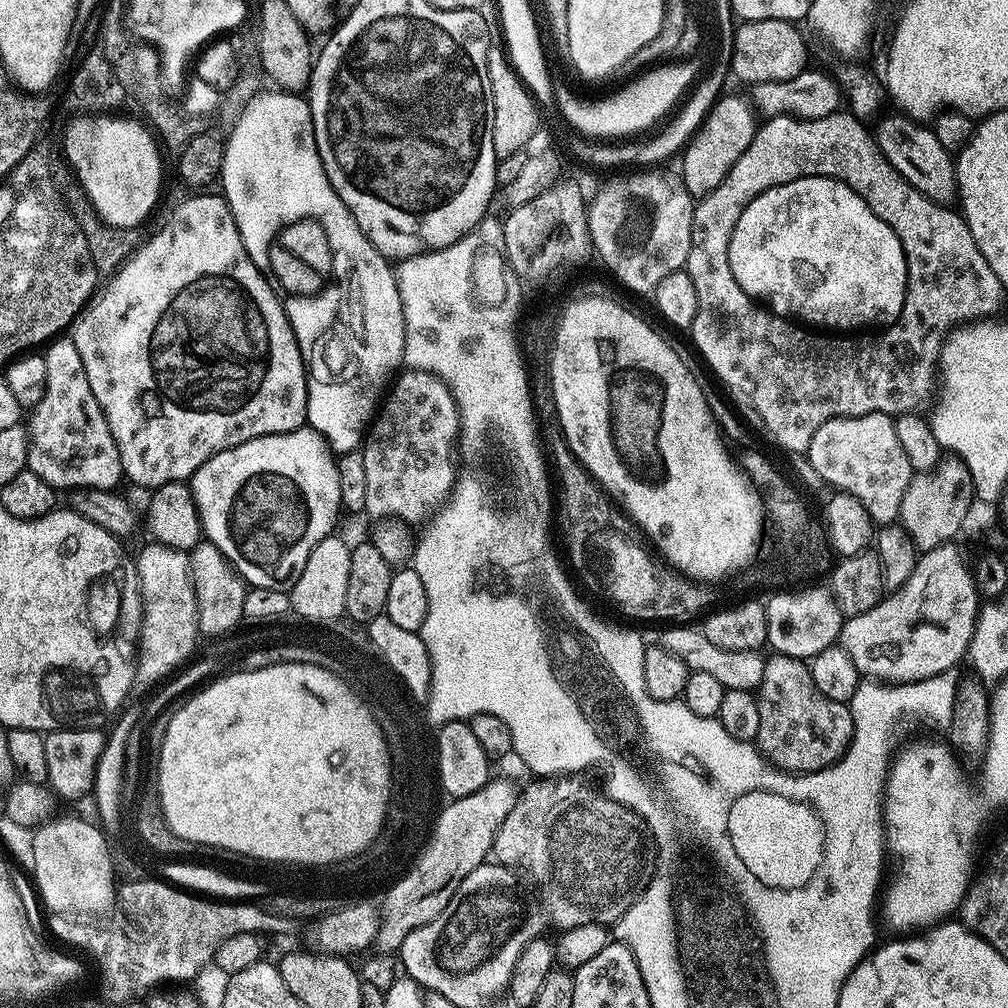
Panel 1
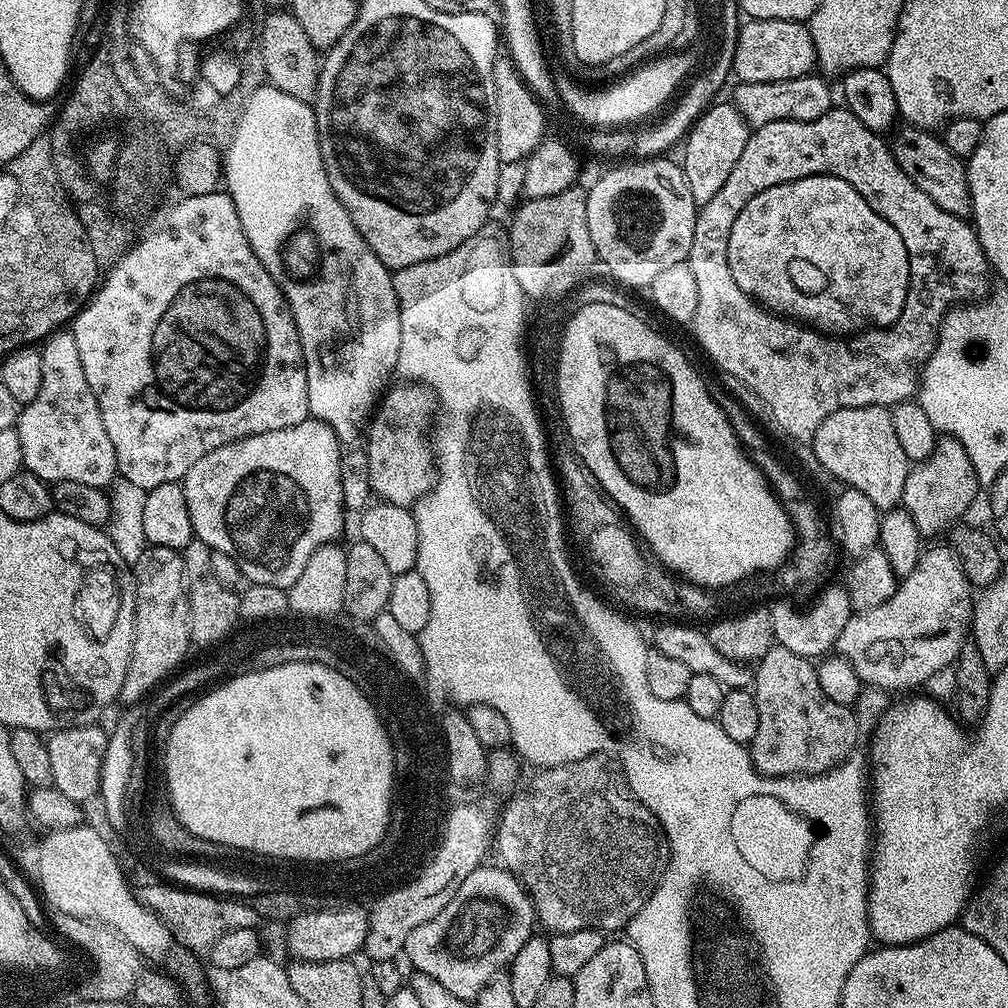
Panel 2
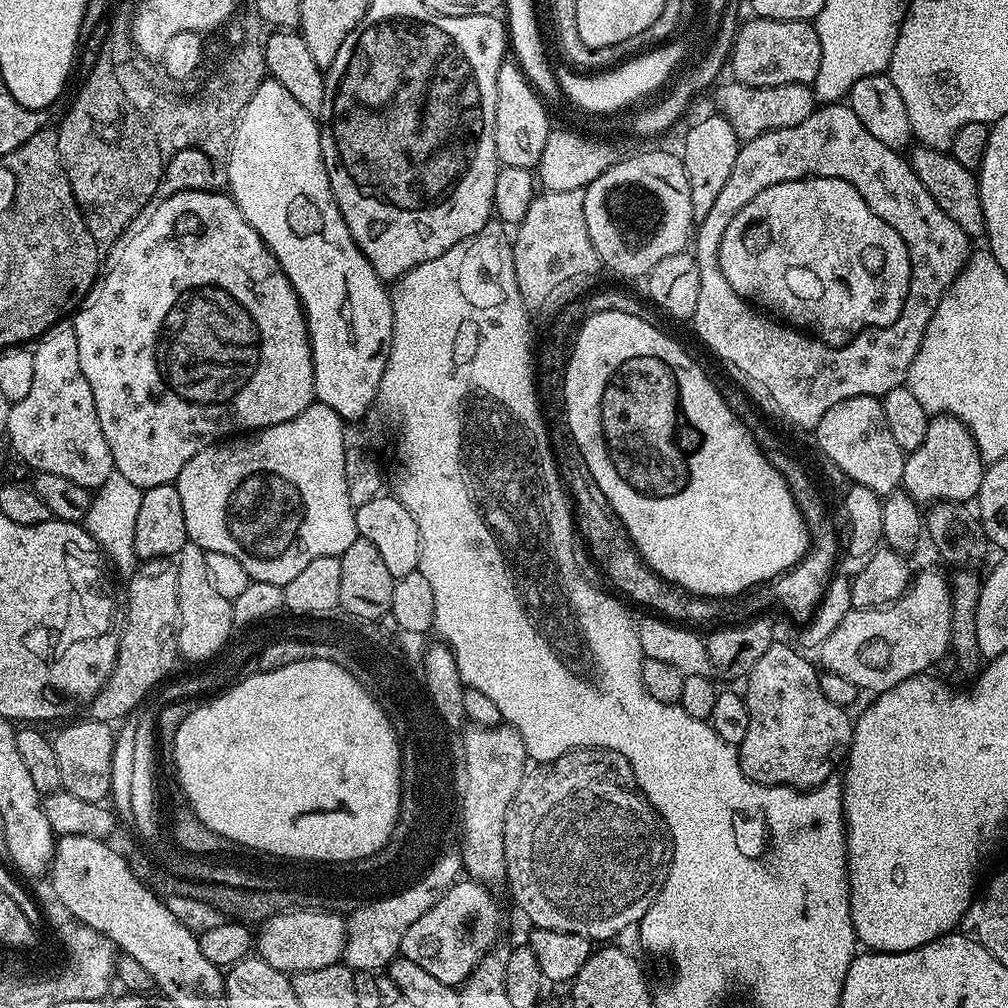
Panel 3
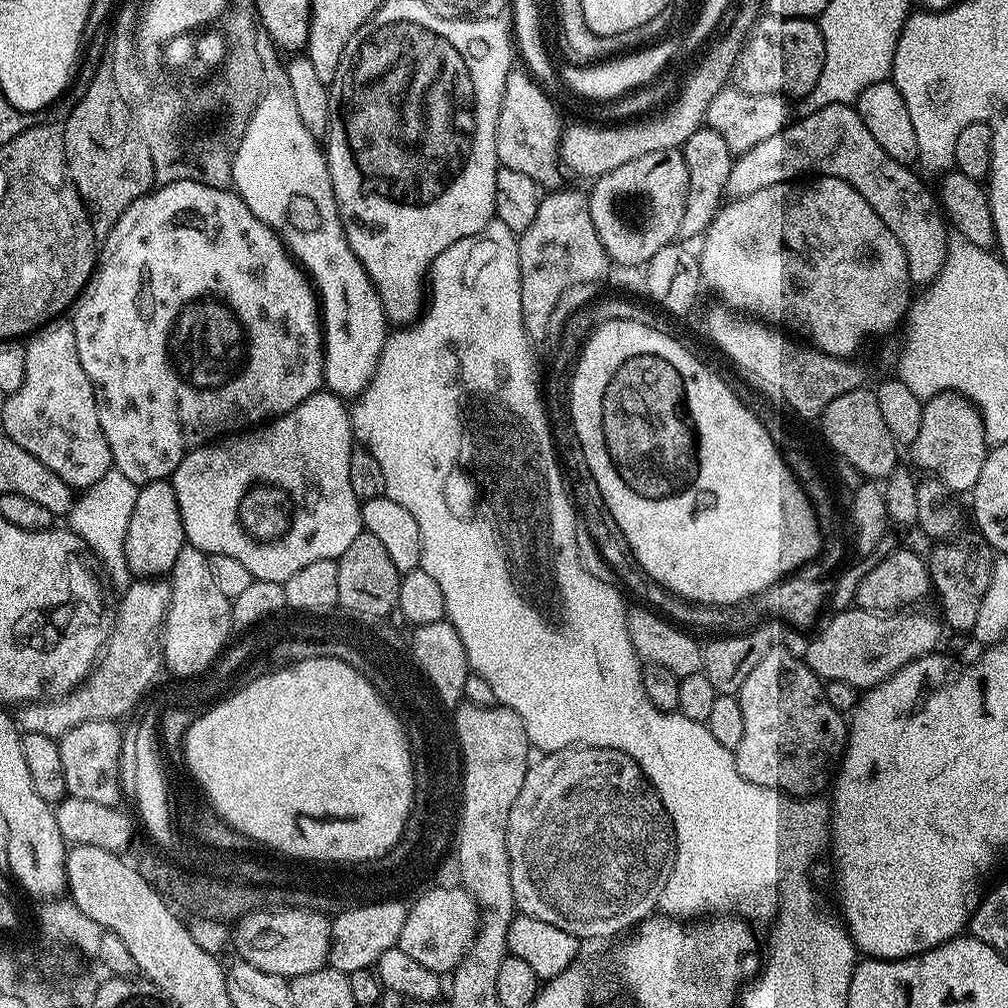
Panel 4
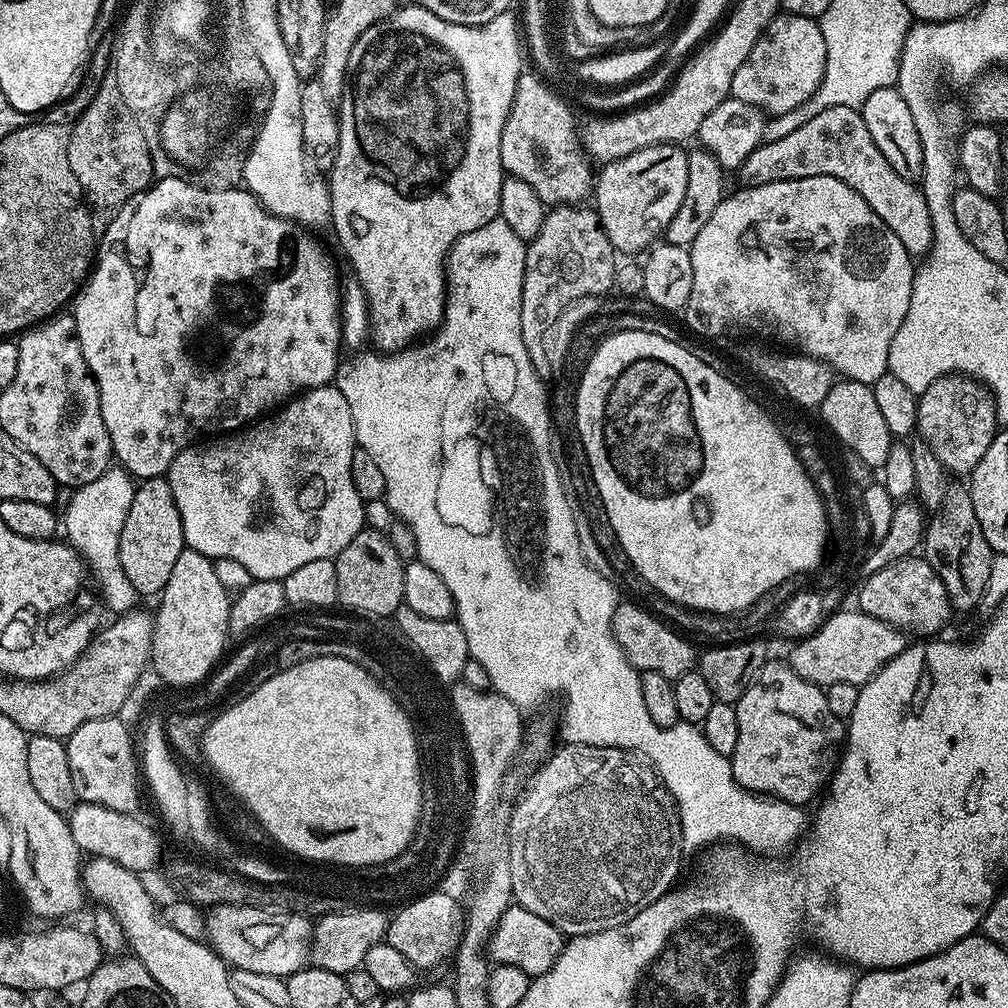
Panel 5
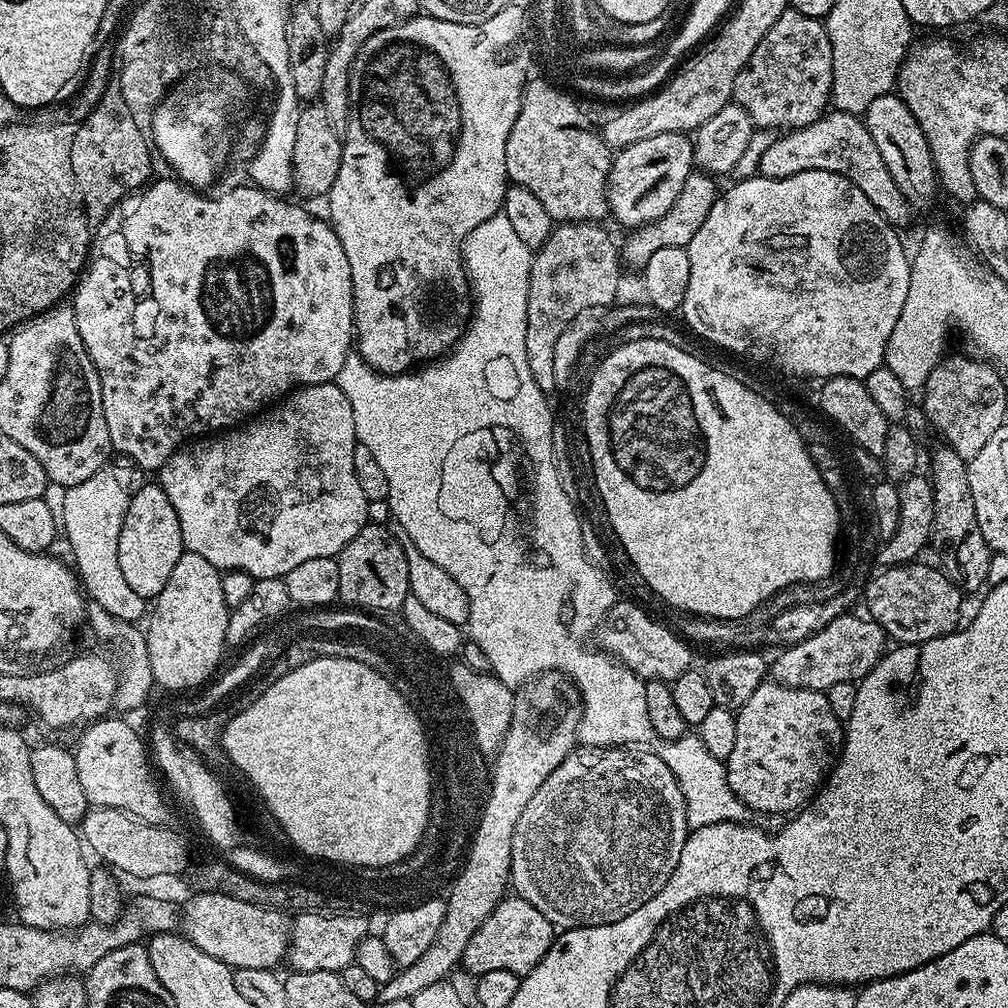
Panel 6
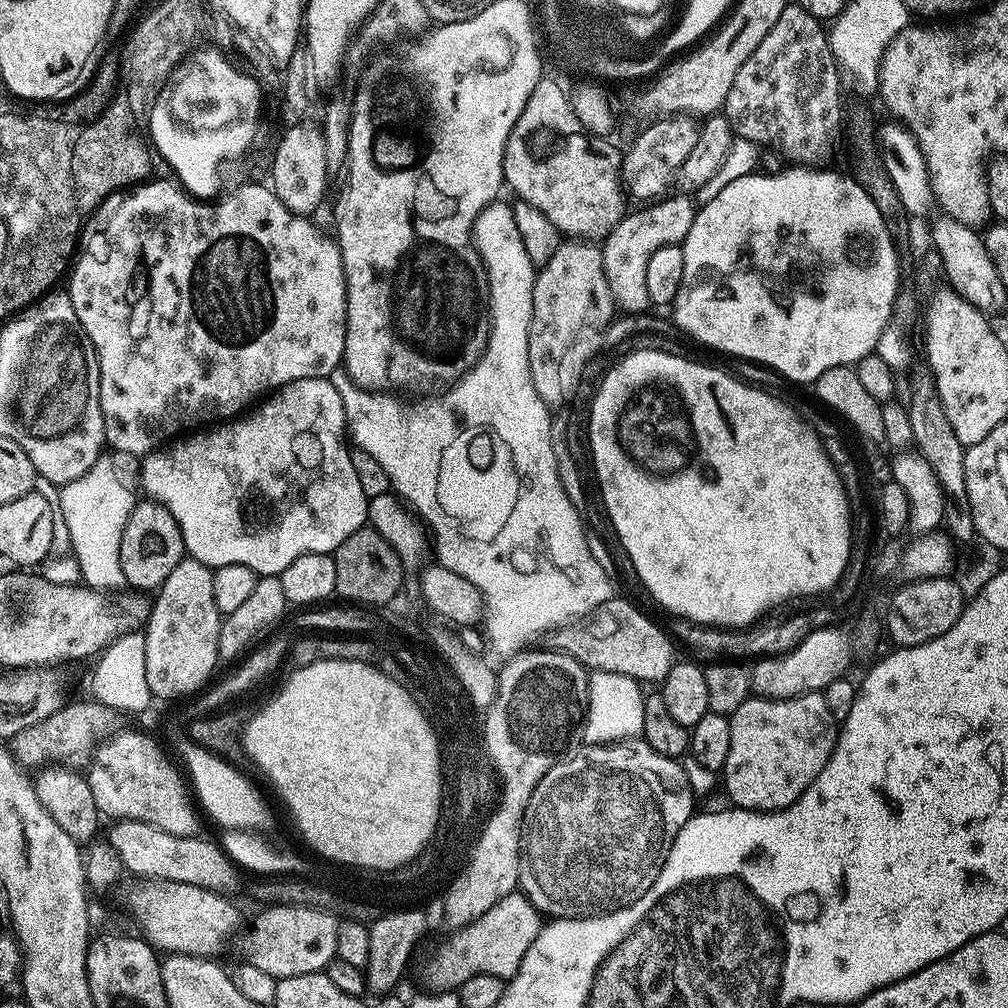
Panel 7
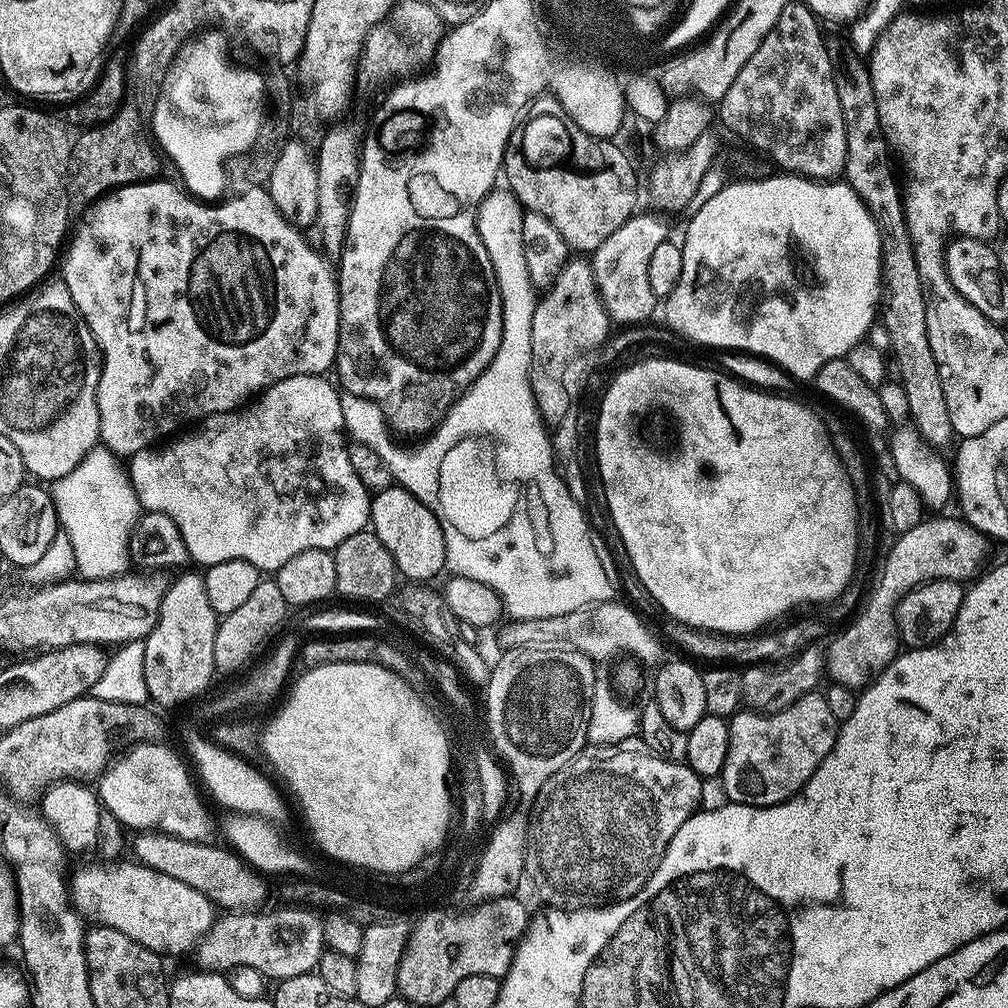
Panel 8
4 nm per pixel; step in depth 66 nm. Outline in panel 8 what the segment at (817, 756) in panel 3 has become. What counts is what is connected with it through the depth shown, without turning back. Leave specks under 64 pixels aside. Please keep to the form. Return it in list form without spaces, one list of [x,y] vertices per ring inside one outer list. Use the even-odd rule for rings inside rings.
[[[819,691],[808,692],[790,706],[775,710],[741,710],[728,720],[730,750],[726,750],[726,766],[720,773],[719,783],[724,783],[724,792],[734,804],[749,804],[755,808],[769,808],[797,796],[810,782],[814,770],[822,766],[822,758],[830,754],[836,741],[838,721],[830,714],[823,695]]]

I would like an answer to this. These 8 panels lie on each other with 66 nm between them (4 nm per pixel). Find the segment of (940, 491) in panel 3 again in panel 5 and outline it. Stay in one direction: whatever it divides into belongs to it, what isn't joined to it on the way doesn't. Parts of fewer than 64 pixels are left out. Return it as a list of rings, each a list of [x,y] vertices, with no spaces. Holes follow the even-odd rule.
[[[943,376],[930,384],[925,392],[918,396],[918,434],[929,443],[935,458],[941,463],[945,472],[956,478],[967,477],[982,462],[982,454],[990,450],[990,442],[996,437],[998,421],[996,419],[996,403],[988,387],[970,376]]]

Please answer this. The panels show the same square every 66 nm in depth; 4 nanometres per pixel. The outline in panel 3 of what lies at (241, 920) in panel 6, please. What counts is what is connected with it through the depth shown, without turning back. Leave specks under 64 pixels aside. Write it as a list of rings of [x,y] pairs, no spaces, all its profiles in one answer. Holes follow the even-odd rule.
[[[285,910],[259,925],[254,936],[254,952],[274,966],[274,970],[285,974],[322,970],[322,966],[341,963],[345,935],[346,920],[339,911]]]

